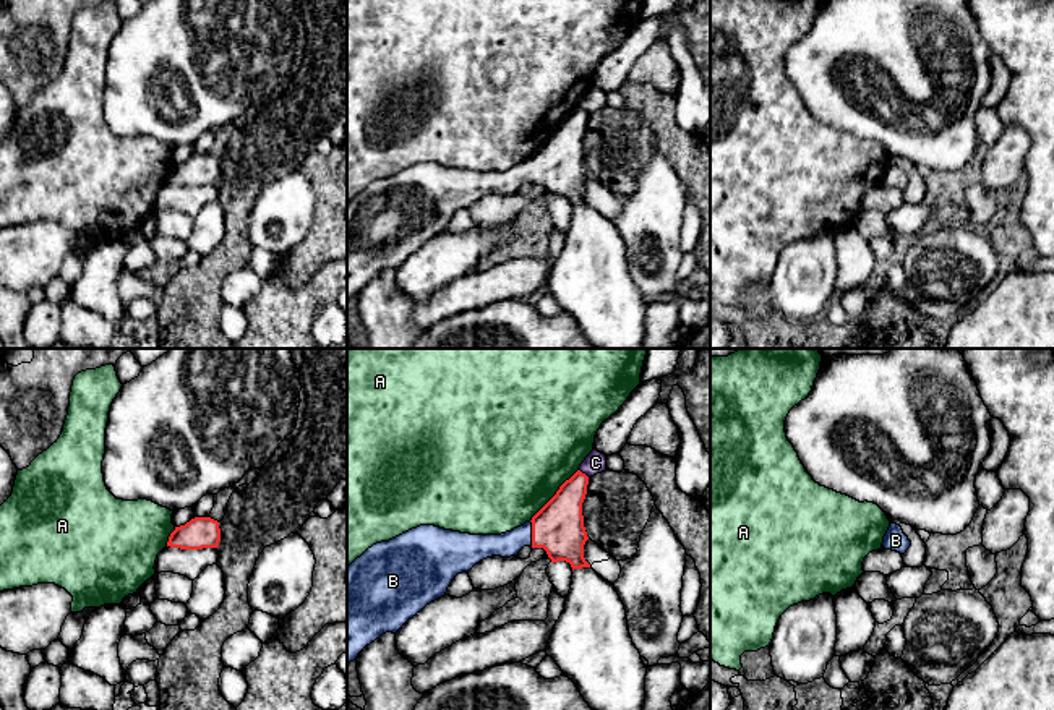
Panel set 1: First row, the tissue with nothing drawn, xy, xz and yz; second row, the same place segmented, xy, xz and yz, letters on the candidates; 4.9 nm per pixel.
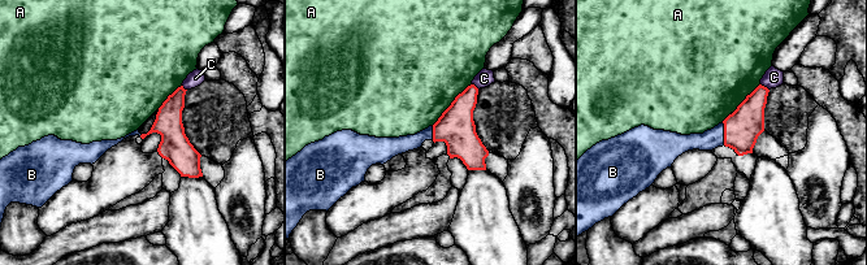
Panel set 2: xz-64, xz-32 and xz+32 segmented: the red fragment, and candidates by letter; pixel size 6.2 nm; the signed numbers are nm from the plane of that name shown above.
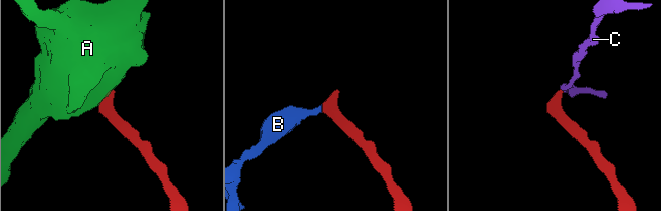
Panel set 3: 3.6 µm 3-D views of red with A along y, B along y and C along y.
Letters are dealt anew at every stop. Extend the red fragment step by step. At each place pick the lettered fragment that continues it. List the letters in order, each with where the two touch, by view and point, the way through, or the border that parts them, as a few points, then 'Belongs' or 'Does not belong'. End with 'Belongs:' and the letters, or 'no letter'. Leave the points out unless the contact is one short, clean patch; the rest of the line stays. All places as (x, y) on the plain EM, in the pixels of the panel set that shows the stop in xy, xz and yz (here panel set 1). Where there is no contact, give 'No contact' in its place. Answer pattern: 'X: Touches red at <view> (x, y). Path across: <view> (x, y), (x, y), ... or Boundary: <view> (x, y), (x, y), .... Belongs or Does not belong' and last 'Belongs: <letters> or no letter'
A: Touches red at xz (555, 132). Boundary: xz (578, 106), (529, 158). Does not belong
B: Touches red at xz (532, 171). Belongs
C: Touches red at xz (584, 111). Boundary: xz (579, 106), (589, 114). Does not belong
Belongs: B

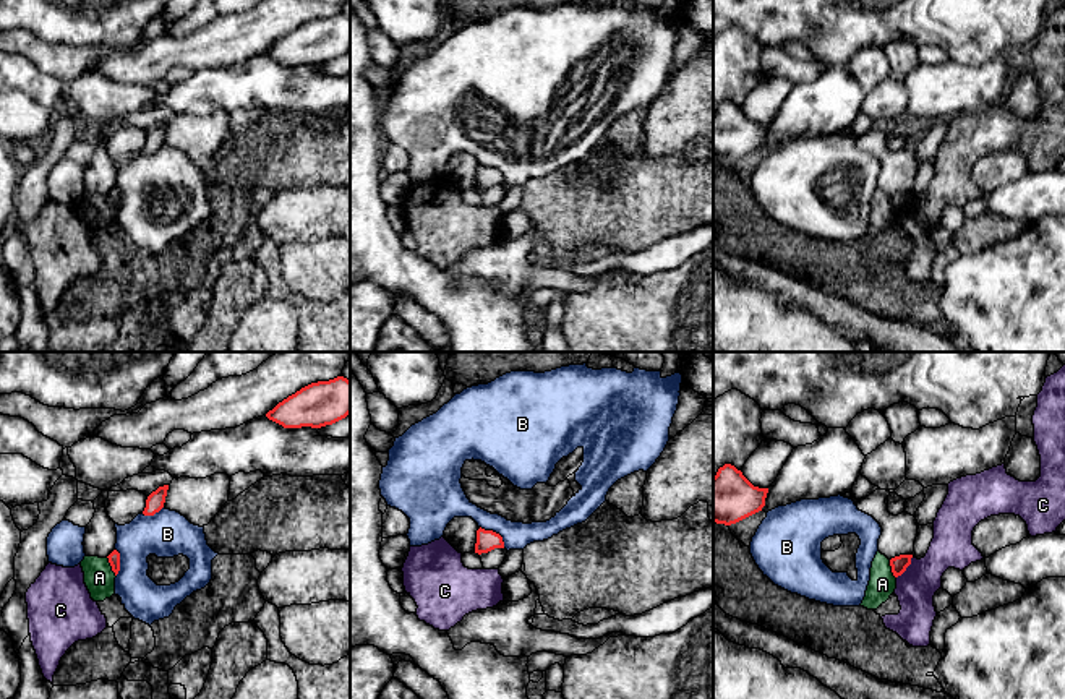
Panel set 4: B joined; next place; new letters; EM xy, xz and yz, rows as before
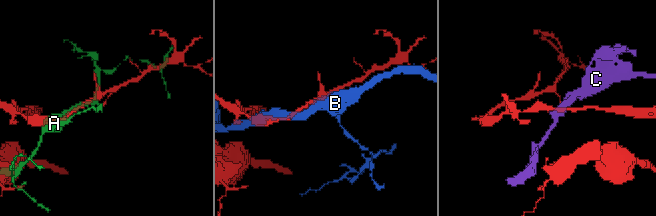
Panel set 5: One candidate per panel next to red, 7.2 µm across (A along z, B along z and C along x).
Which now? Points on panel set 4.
A: Touches red at xy (112, 203). Does not belong
B: Touches red at xz (495, 169). Does not belong
C: Touches red at yz (906, 203). Boundary: yz (913, 193), (911, 200), (897, 214). Does not belong
Belongs: no letter

